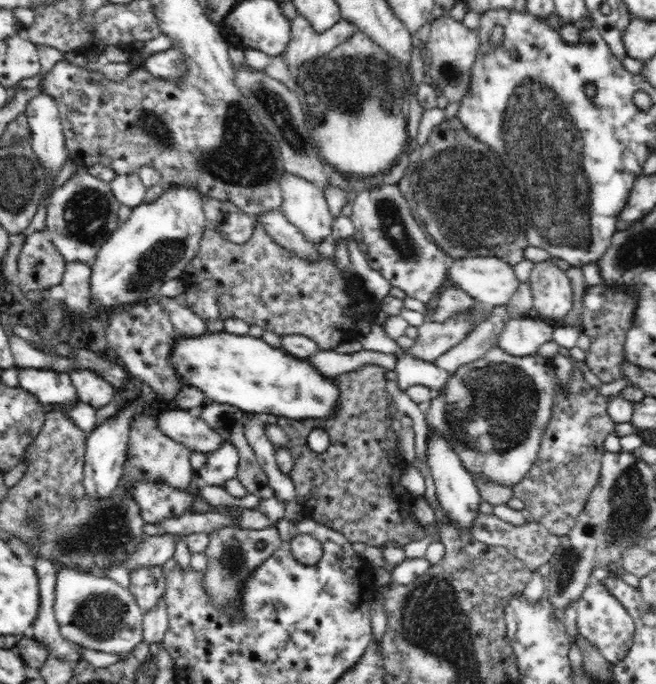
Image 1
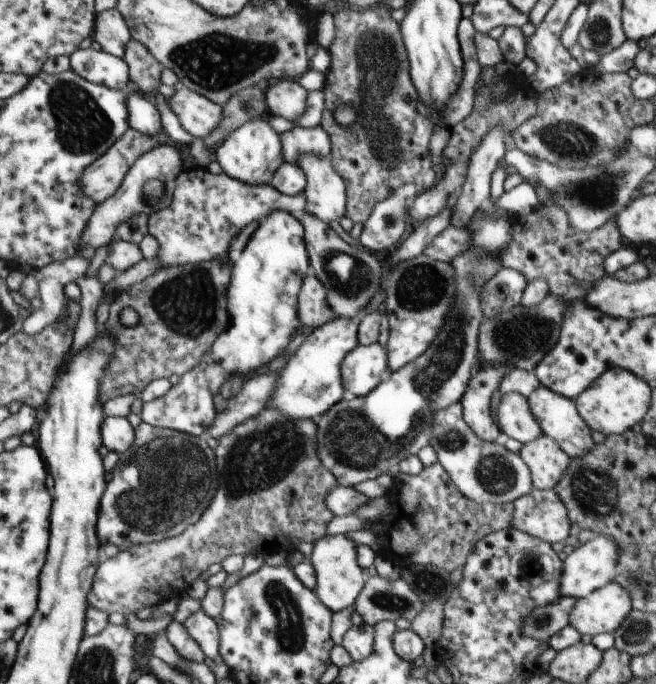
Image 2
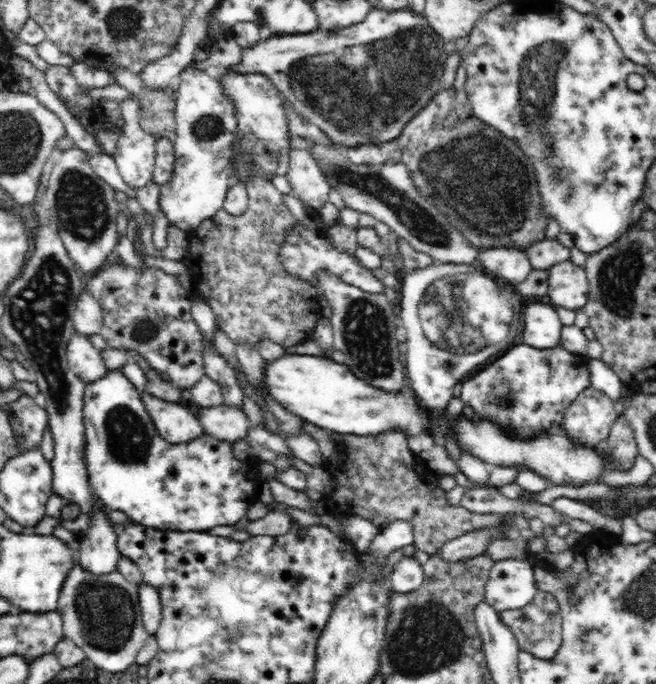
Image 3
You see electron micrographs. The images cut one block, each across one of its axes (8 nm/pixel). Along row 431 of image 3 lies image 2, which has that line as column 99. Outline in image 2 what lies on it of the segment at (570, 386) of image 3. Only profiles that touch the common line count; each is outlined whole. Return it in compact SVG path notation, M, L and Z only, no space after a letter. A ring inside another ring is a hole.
M144 421L135 428L134 444L121 454L100 499L96 532L101 546L114 544L119 550L128 550L132 544L160 542L178 536L188 526L198 522L218 488L215 450L206 443L205 438L174 429L150 426Z

